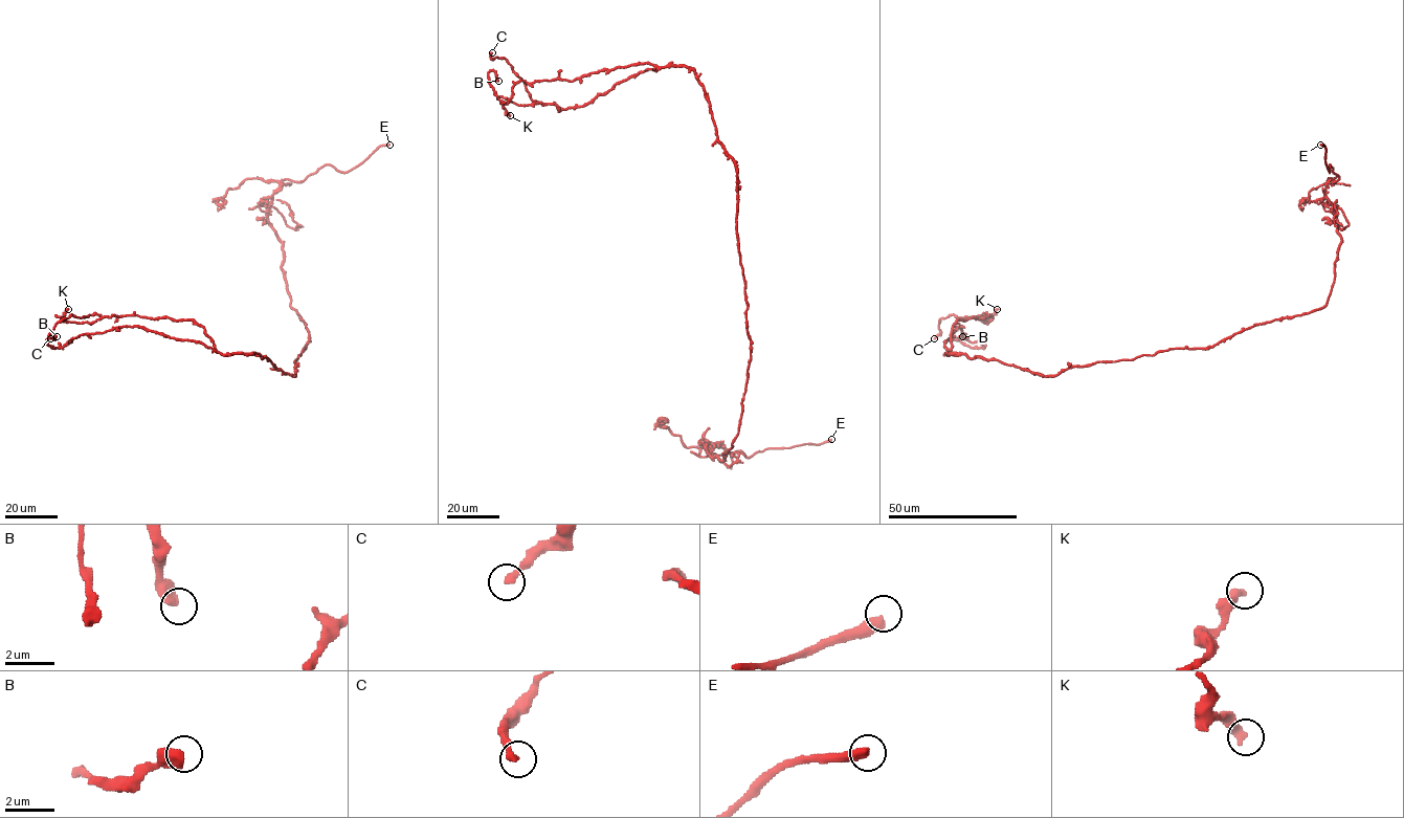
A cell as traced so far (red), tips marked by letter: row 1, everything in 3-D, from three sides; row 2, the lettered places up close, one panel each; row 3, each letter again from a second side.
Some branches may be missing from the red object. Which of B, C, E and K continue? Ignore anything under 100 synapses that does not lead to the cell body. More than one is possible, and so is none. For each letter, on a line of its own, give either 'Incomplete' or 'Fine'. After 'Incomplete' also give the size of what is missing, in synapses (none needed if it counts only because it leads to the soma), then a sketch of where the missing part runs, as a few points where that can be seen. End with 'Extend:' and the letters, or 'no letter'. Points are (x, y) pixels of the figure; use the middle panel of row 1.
B: Fine
C: Fine
E: Incomplete
K: Fine
Extend: E

